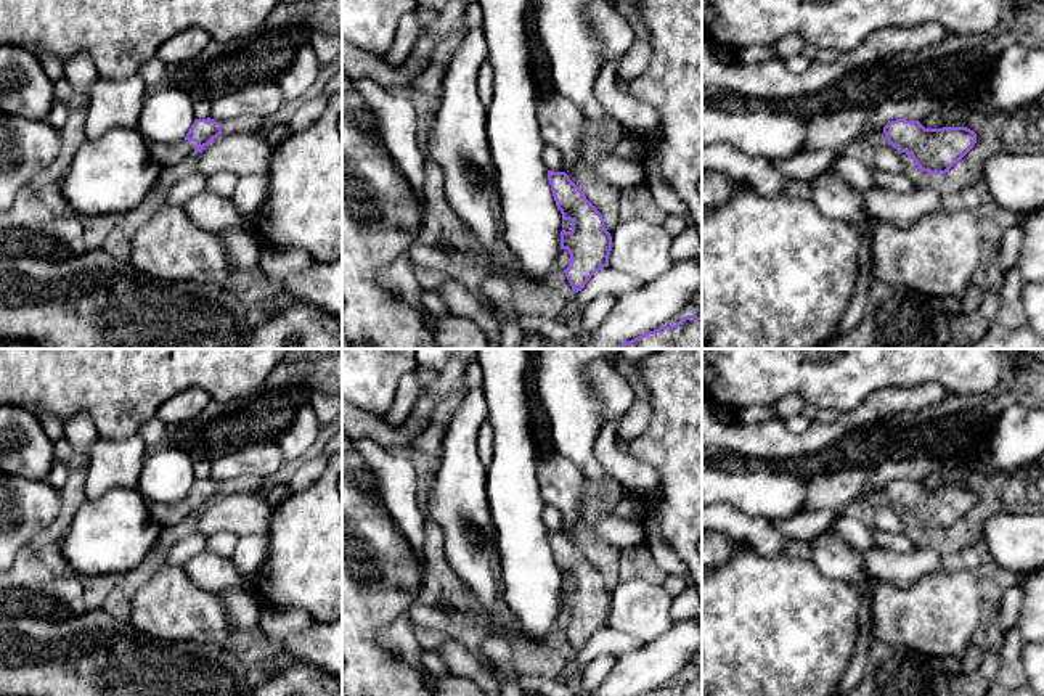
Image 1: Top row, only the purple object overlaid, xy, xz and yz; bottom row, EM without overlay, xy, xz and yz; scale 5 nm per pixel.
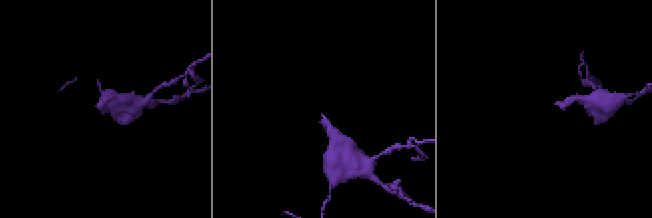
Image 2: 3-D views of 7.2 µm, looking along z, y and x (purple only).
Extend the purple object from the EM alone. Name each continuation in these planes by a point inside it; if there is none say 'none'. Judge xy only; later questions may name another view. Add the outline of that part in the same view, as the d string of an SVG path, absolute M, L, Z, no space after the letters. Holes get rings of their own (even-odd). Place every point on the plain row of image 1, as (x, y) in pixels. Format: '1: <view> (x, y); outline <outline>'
1: xy (164, 513); outline M181 500L178 503L149 503L149 513L161 526L172 526L183 519L193 519L196 502Z

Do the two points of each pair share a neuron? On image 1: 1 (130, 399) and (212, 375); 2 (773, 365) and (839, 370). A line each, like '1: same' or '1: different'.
1: same
2: same

